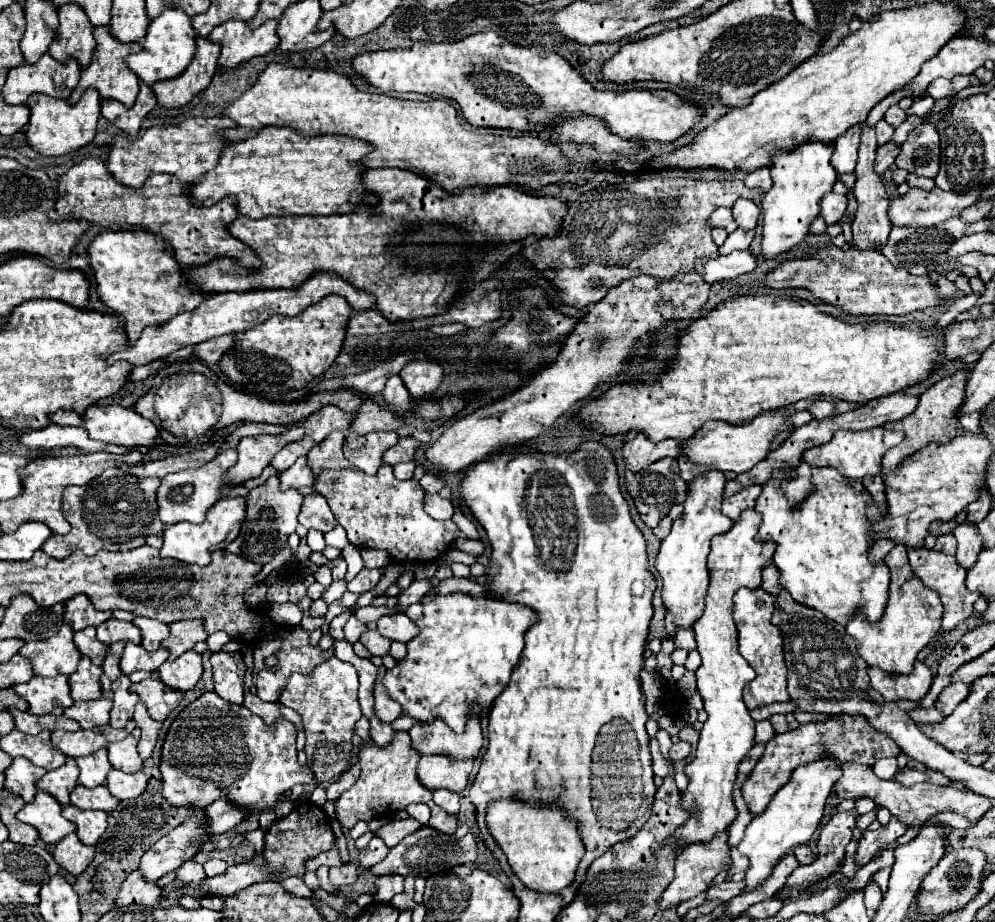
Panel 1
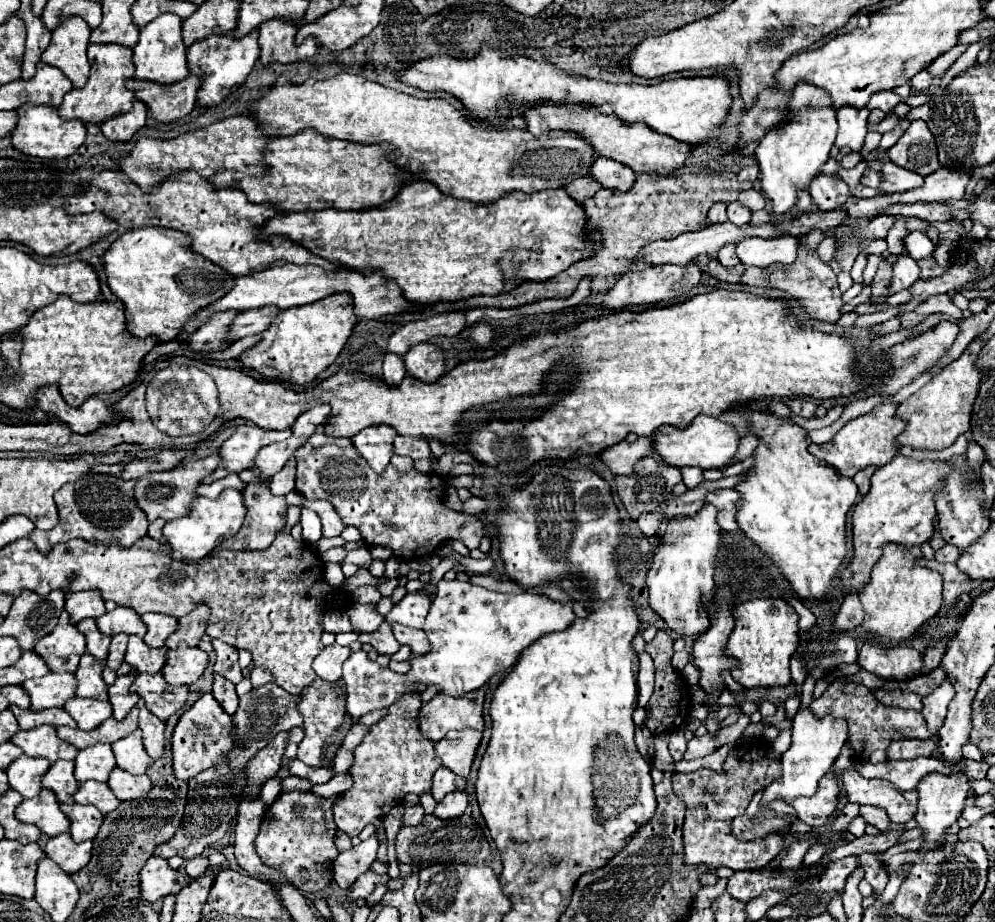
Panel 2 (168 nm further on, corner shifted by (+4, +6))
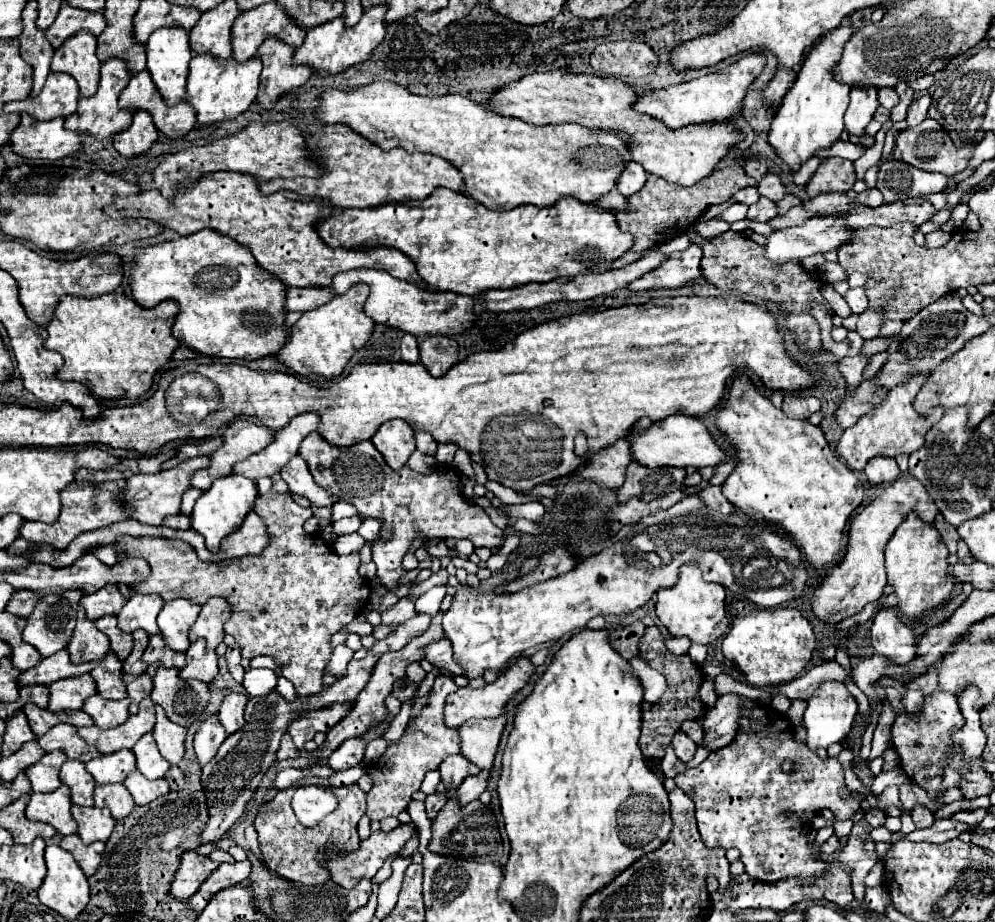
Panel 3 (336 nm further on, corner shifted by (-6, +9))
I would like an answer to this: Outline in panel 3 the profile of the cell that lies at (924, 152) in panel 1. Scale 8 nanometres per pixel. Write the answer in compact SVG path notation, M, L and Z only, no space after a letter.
M931 118L923 120L919 126L903 130L897 136L895 150L893 150L895 160L907 162L907 164L911 164L915 168L921 168L921 170L927 170L927 172L941 172L941 174L947 174L947 176L953 176L953 174L965 170L971 156L973 156L973 148L957 150L951 142L951 138L945 134L945 130Z

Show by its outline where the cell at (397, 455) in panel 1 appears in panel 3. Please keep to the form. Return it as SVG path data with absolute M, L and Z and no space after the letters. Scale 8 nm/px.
M417 432L417 434L415 434L415 444L417 444L417 450L419 450L419 452L429 454L429 456L433 456L435 450L437 450L437 442L435 442L433 436L427 434L427 432Z

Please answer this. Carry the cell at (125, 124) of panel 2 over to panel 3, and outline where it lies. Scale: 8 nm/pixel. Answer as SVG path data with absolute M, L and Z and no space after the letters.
M137 110L133 116L133 124L121 134L113 134L113 144L121 156L131 158L137 154L145 154L157 140L157 136L159 130L155 130L151 116L145 110Z

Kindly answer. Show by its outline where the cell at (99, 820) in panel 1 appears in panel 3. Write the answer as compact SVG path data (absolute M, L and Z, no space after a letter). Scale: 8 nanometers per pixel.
M73 804L73 818L79 824L77 834L81 836L83 844L93 844L97 840L107 842L115 826L115 820L107 808L81 808Z

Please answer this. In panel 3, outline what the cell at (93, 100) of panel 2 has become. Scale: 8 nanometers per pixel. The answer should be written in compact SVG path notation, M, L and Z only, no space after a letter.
M121 58L105 60L101 64L101 82L99 82L97 94L89 96L89 98L81 96L77 112L73 116L65 118L65 126L69 130L75 130L75 132L89 132L97 138L107 138L107 136L113 136L113 134L129 128L129 124L133 120L133 110L123 110L123 108L117 106L119 94L127 86L129 80L131 80L131 70L127 68L127 62L123 62Z

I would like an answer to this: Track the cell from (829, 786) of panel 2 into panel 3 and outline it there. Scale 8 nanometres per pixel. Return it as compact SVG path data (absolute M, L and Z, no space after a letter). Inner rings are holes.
M745 700L743 716L739 718L739 730L731 744L711 752L699 766L685 770L683 774L675 776L675 784L685 790L685 794L695 802L695 818L699 826L701 840L707 848L737 848L741 852L741 862L745 864L745 872L751 878L763 882L775 882L787 876L819 876L827 870L817 856L811 856L807 846L807 832L811 828L811 818L819 810L830 809L837 821L853 818L861 804L859 800L849 794L845 800L841 798L841 790L845 786L845 770L836 757L826 760L811 754L801 742L795 742L793 724L787 720L785 714L771 710L769 706L751 704ZM785 760L793 760L793 772L783 772L781 766Z

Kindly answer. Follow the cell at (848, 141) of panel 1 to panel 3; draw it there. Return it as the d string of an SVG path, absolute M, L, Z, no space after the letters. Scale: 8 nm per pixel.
M863 86L851 90L851 102L845 112L845 128L851 136L863 136L867 124L873 120L873 114L879 106L877 88Z

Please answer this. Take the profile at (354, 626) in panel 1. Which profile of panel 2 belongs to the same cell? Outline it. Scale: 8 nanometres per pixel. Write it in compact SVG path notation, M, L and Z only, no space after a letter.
M353 605L349 611L351 623L353 627L361 629L361 631L377 631L381 627L381 623L385 621L385 617L375 609L375 605Z

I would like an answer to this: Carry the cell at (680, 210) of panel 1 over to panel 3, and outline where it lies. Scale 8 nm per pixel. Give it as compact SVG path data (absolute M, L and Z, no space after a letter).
M727 166L721 170L713 170L711 176L703 178L695 186L679 186L671 184L659 176L649 176L645 182L643 190L627 198L629 208L627 210L613 210L617 216L617 224L623 232L633 234L633 252L647 252L649 248L661 246L667 240L679 236L681 232L689 230L691 224L705 214L707 208L715 204L727 202L735 190L747 188L747 186L757 186L755 178L749 178L741 166Z

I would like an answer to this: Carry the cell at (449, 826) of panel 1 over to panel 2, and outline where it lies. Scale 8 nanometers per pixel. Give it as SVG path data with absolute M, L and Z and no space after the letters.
M453 791L453 793L445 795L445 799L437 805L435 815L441 817L441 819L453 819L453 817L463 815L467 805L469 805L467 793L465 791Z

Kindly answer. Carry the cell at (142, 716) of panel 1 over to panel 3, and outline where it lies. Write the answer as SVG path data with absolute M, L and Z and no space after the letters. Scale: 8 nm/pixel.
M155 706L155 710L157 710L157 722L153 728L153 736L155 736L157 748L169 764L177 764L185 752L183 742L185 742L187 730L179 724L173 724L159 706Z

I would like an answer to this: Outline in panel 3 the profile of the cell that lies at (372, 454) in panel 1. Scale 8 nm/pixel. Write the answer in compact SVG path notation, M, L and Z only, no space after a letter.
M387 420L387 422L383 422L383 426L379 426L379 430L371 438L371 442L383 454L385 462L393 470L401 470L415 450L413 434L415 432L407 422Z

